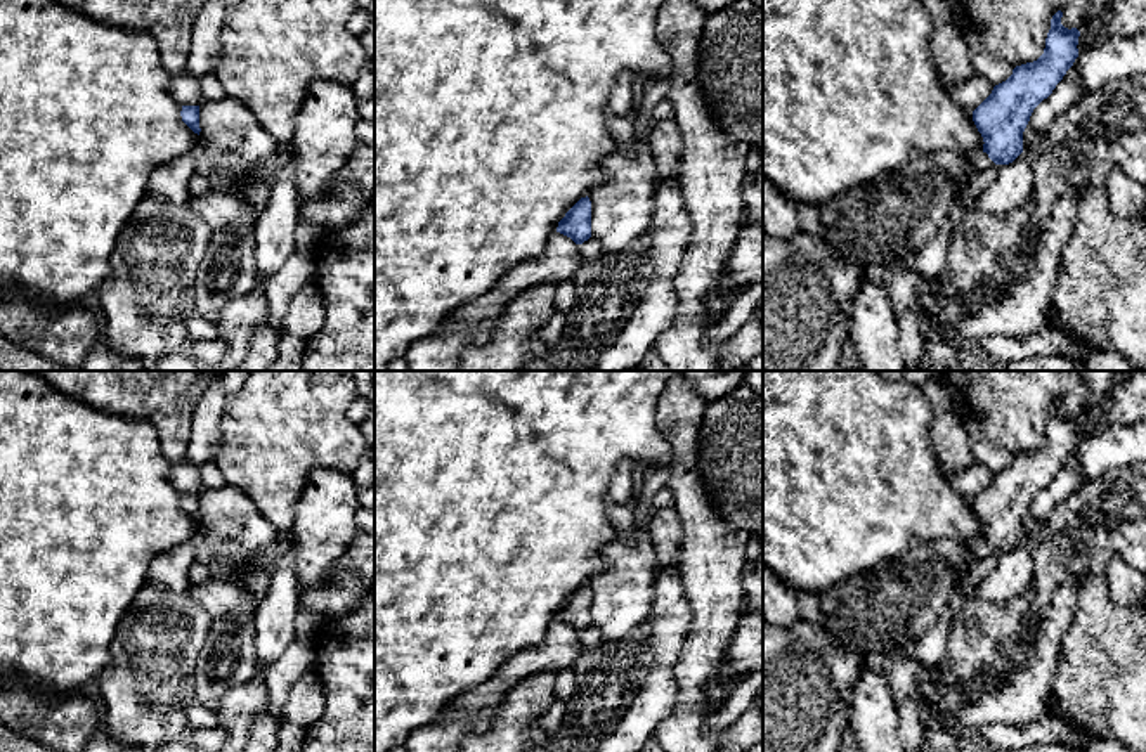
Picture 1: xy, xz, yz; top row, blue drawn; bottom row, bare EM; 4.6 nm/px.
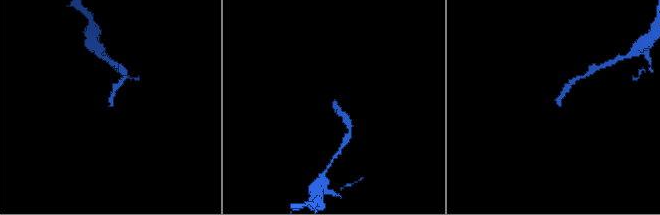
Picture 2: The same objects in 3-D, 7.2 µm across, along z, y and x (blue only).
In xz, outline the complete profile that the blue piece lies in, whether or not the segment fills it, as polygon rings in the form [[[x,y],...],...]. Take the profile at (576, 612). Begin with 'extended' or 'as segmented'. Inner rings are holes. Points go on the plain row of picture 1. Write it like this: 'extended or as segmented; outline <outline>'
as segmented; outline [[[581,586],[558,610],[557,620],[570,626],[576,632],[583,632],[591,626],[591,589]]]

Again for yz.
extended; outline [[[1063,400],[1051,407],[1044,442],[1013,457],[973,499],[973,509],[983,525],[983,539],[973,544],[973,563],[993,553],[1009,553],[1023,541],[1023,520],[1033,497],[1047,487],[1078,445],[1077,416],[1061,412]]]

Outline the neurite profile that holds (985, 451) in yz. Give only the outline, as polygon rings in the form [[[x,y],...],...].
[[[964,414],[964,426],[969,435],[974,463],[988,466],[993,473],[1006,470],[1013,463],[1014,456],[981,430],[978,414]]]

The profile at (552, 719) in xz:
[[[557,702],[537,723],[541,731],[553,733],[562,726],[565,703]]]

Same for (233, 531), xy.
[[[229,483],[222,489],[203,490],[199,494],[199,516],[196,560],[205,563],[213,577],[231,580],[257,553],[272,548],[281,532],[257,509],[243,490]]]

